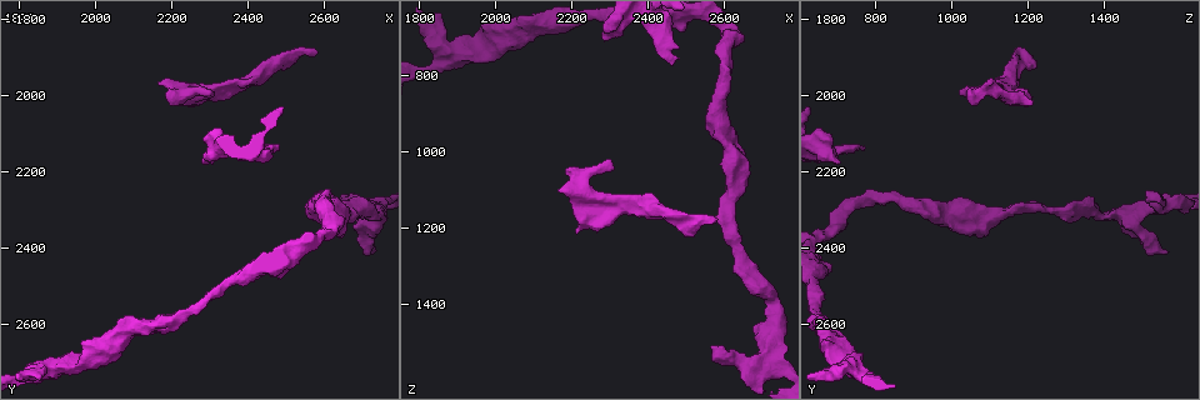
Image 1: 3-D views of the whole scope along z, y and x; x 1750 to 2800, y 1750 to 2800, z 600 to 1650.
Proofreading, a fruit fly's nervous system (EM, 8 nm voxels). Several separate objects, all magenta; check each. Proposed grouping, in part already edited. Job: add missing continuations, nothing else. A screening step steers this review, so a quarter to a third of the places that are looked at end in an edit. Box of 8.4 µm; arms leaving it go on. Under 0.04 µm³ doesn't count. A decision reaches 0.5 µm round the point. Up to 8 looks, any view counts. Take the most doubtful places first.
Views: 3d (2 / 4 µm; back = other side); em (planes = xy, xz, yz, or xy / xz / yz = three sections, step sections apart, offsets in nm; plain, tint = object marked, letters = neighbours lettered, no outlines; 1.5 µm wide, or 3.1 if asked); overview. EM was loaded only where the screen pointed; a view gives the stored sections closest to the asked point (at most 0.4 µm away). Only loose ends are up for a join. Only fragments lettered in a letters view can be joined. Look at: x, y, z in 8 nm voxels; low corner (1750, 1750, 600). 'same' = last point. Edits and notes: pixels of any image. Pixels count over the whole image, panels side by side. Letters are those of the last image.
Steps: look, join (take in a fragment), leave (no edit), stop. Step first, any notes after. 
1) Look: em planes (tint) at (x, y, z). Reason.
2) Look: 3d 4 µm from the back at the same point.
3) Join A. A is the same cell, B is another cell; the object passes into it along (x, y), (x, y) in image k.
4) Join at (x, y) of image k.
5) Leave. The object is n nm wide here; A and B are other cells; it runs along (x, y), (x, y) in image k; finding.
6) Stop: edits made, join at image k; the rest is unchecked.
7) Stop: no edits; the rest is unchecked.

Look: 3d 2 µm at (2295, 2180, 705). Branch stops here.

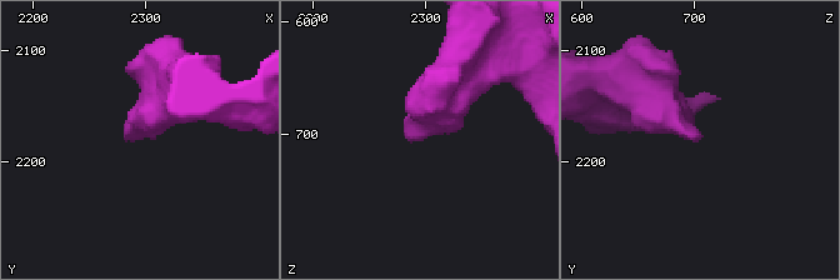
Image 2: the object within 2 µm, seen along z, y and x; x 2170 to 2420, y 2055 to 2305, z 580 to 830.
Look: em planes (letters) at (2286, 2178, 704). Shape alone is not enough.

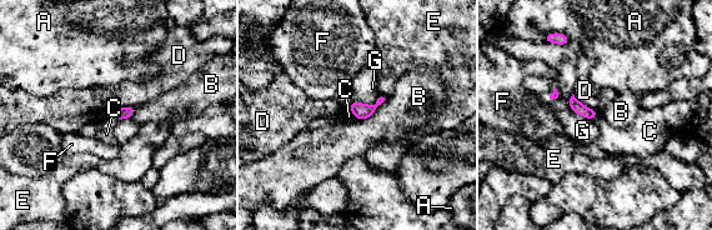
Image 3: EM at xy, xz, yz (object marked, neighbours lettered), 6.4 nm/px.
Leave. The longest contact is with B, 260 nm; A, B, C, D, E, F and G are other cells; a border runs along (349, 109), (357, 119) in image 3; none of them fits.

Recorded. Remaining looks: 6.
Look: em planes (letters) at (2305, 1995, 1025). Branch stops here.

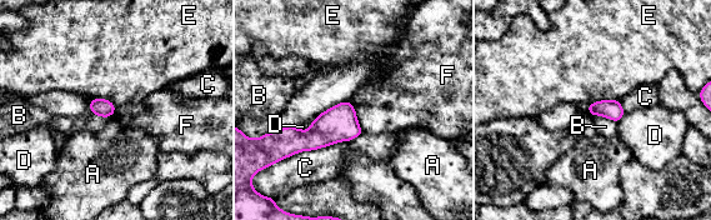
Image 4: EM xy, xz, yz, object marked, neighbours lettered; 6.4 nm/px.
Leave. The longest contact is with C, 550 nm; A, B, C, D, E and F are other cells; a border runs along (350, 100), (362, 133) in image 4; no lettered fragment goes on from it.

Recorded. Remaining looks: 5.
Look: em planes (letters) at (2725, 2420, 1560). Branch stops here.

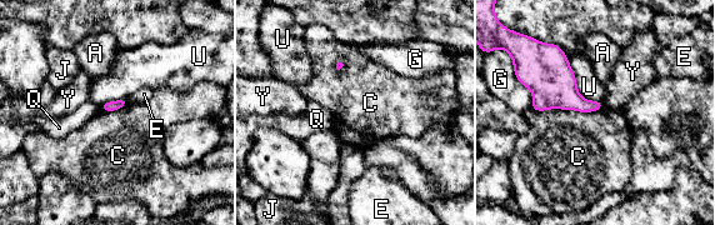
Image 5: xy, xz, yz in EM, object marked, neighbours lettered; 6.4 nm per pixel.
Leave. A, C, E, G, J, Q, U and Y are other cells; a border runs along (603, 106), (590, 111), (531, 109) in image 5; none of them fits.

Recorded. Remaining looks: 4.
Stop: no edits; the rest is unchecked.

